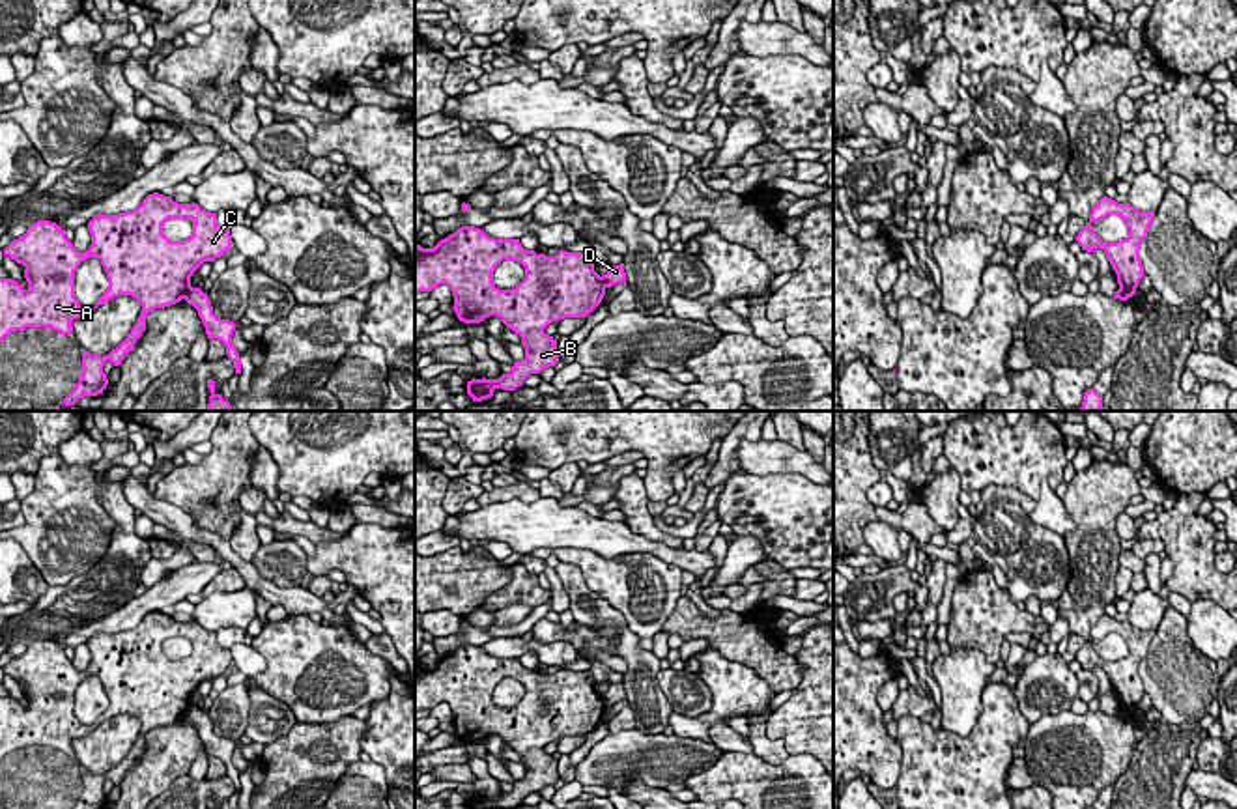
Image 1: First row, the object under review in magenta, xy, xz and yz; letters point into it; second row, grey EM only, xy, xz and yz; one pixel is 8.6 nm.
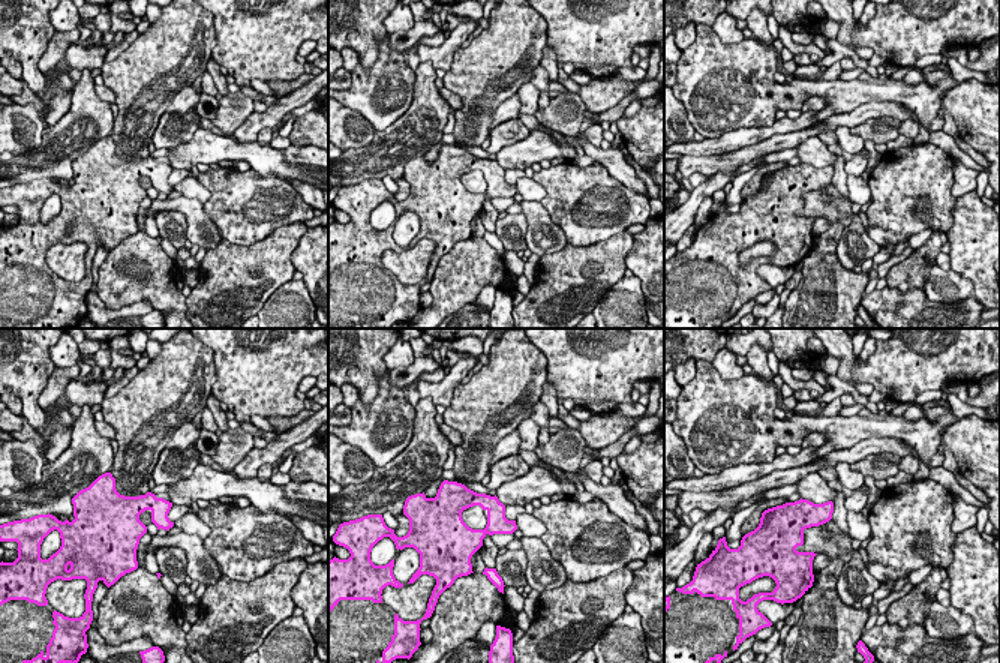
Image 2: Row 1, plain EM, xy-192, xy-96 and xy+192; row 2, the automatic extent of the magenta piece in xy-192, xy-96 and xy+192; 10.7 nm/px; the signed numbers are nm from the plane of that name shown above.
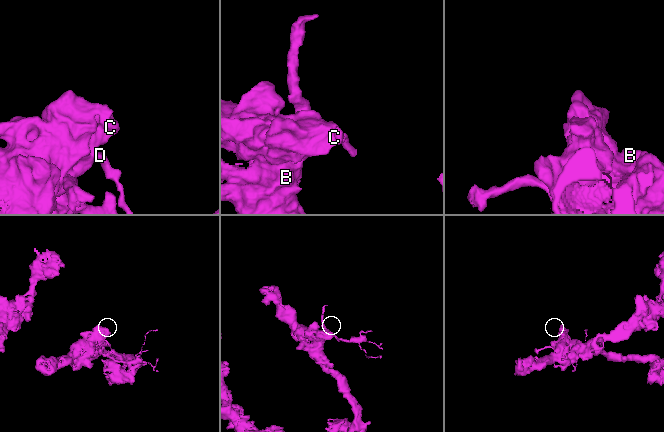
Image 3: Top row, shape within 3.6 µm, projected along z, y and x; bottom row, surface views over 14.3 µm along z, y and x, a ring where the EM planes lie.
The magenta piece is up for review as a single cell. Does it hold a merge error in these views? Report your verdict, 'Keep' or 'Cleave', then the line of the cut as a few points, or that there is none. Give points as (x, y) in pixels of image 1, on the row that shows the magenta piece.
Cleave. Split along xy (189, 284), (184, 298)

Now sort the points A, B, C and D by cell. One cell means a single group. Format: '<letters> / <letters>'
A B C / D

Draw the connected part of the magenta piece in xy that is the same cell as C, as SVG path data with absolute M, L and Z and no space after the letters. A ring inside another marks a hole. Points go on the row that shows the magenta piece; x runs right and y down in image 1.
M159 192L148 194L133 211L95 215L88 230L92 245L86 252L78 252L65 230L50 220L34 222L4 248L4 256L26 267L28 288L13 278L0 278L0 342L26 327L71 334L75 319L120 295L131 295L142 305L136 323L116 349L103 357L84 349L82 374L64 398L65 407L84 396L103 394L108 385L105 362L121 364L146 331L146 316L185 299L194 271L232 250L230 230L217 224L217 213L194 202L178 204ZM168 219L192 219L192 235L170 241L163 234ZM88 258L99 258L108 278L108 290L92 308L75 297L75 271Z

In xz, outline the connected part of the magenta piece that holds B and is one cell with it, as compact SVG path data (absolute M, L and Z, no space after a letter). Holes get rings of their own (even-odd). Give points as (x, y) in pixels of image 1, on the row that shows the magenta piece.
M462 226L434 248L415 247L415 293L432 291L447 284L454 295L454 312L463 323L480 323L497 316L508 329L521 336L525 357L516 361L510 374L499 379L471 379L467 394L473 402L493 396L495 389L516 390L531 374L559 362L557 340L544 329L564 318L587 318L604 299L605 282L594 271L589 252L559 250L555 256L536 254L521 247L519 239L495 239L475 226ZM503 260L514 260L525 267L525 278L512 290L493 284L493 271Z

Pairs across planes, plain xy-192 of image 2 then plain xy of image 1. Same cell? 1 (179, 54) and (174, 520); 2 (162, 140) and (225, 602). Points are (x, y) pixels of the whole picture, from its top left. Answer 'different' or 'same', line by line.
1: different
2: different

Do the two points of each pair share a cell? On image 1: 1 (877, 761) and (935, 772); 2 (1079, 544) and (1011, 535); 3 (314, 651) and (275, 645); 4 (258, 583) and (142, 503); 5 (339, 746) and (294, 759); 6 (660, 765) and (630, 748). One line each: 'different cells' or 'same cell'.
1: different cells
2: different cells
3: same cell
4: same cell
5: same cell
6: same cell

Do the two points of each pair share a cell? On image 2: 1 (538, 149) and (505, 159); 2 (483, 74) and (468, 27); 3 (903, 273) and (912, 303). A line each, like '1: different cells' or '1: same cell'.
1: same cell
2: different cells
3: different cells

